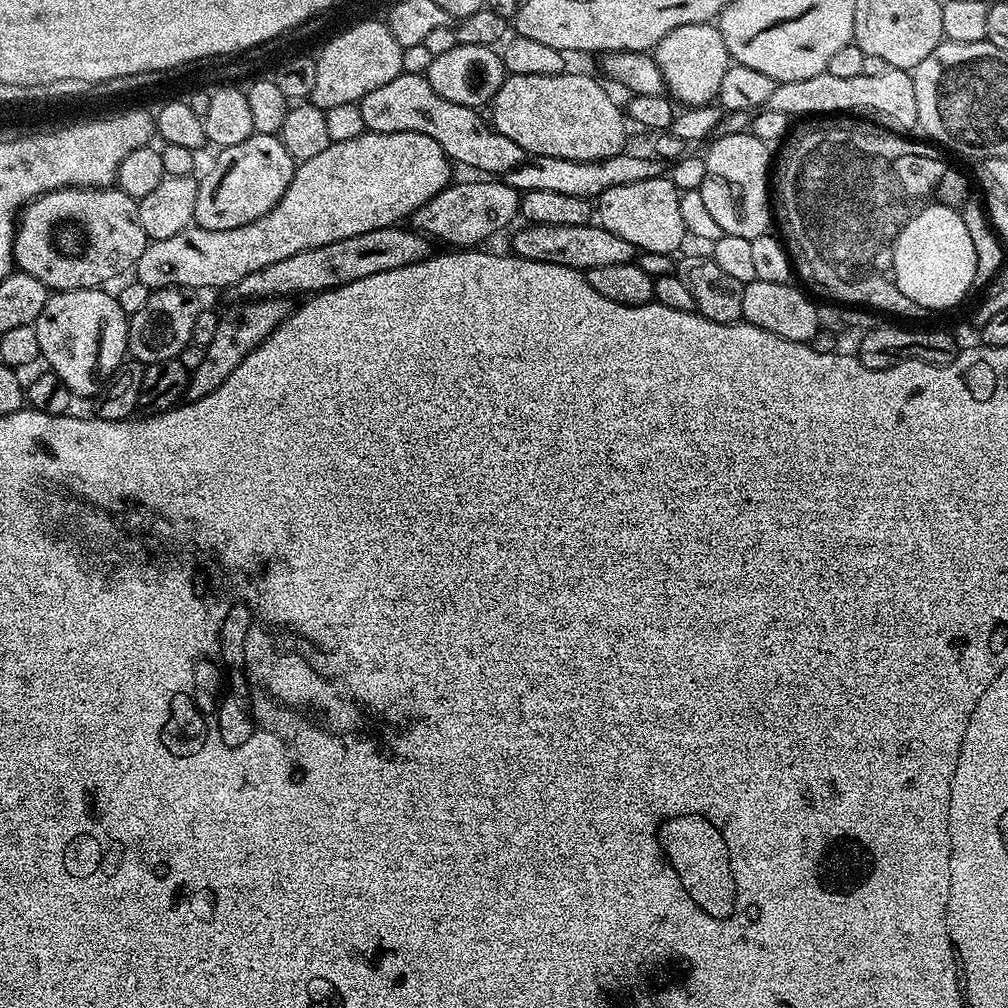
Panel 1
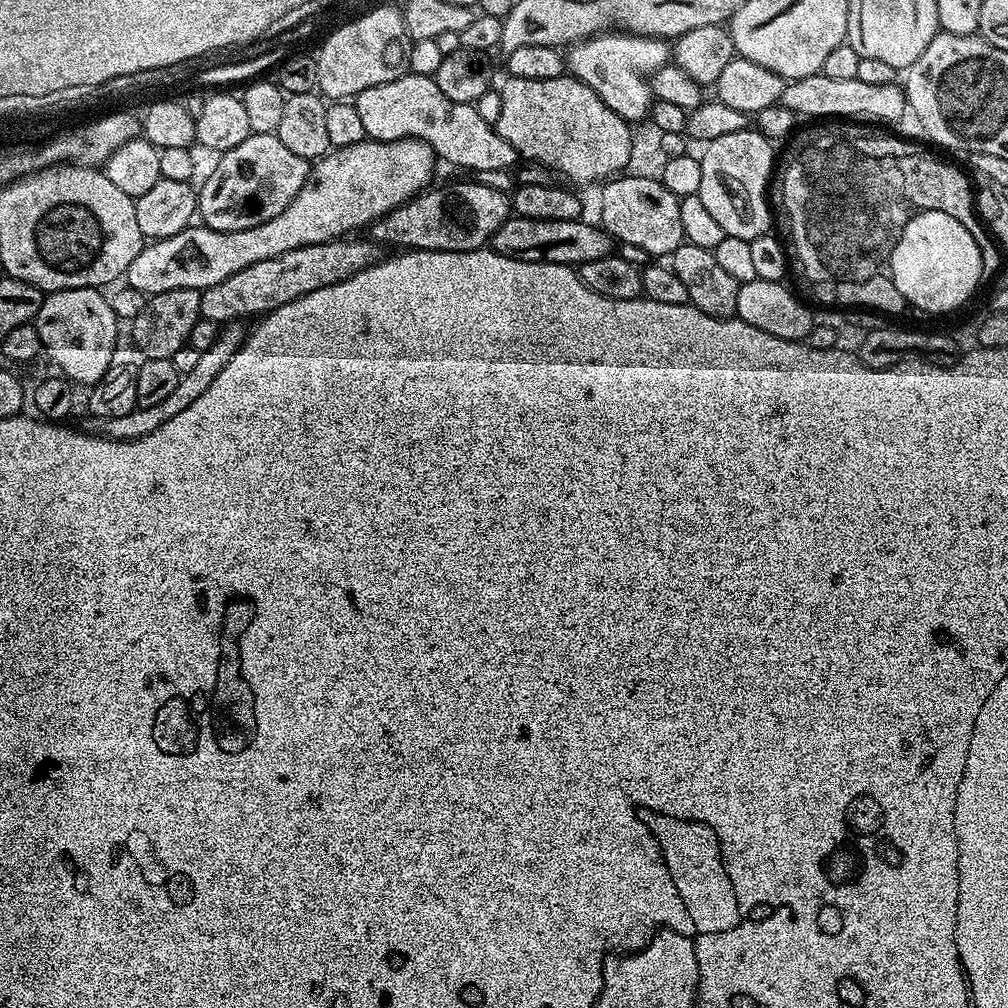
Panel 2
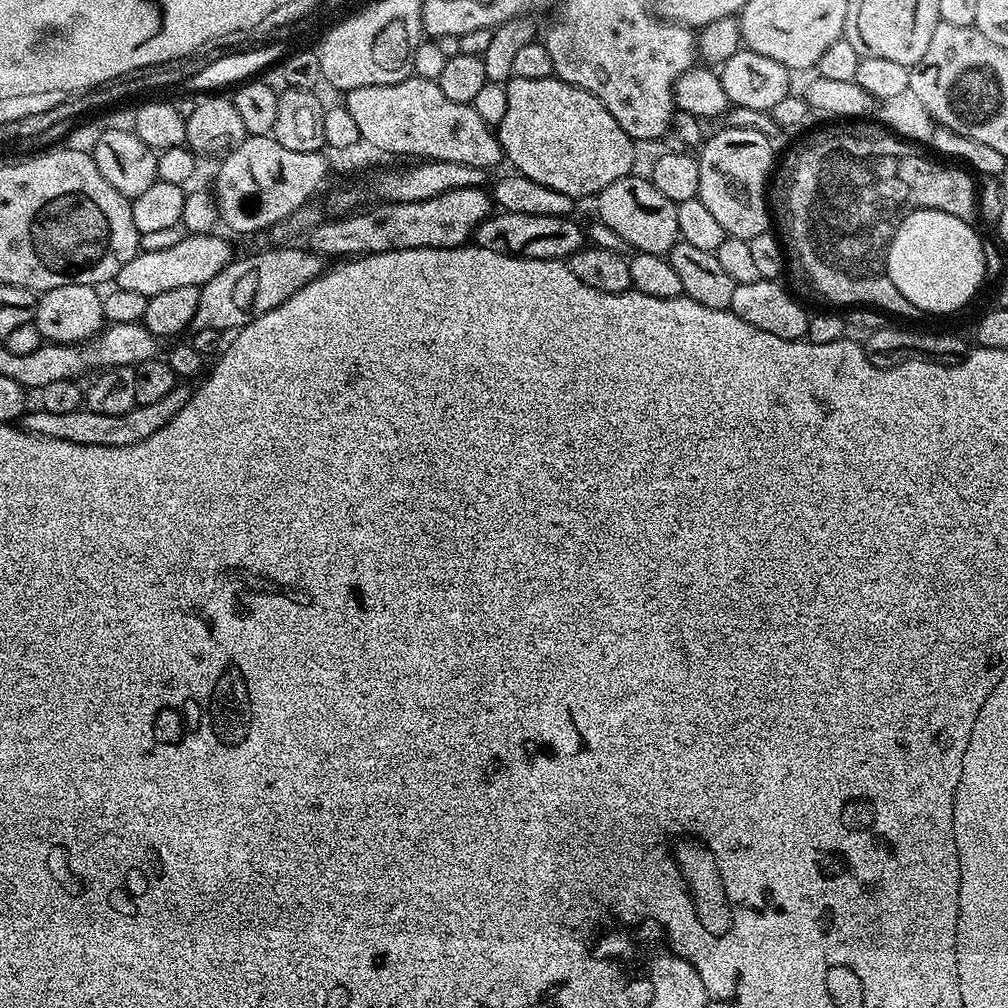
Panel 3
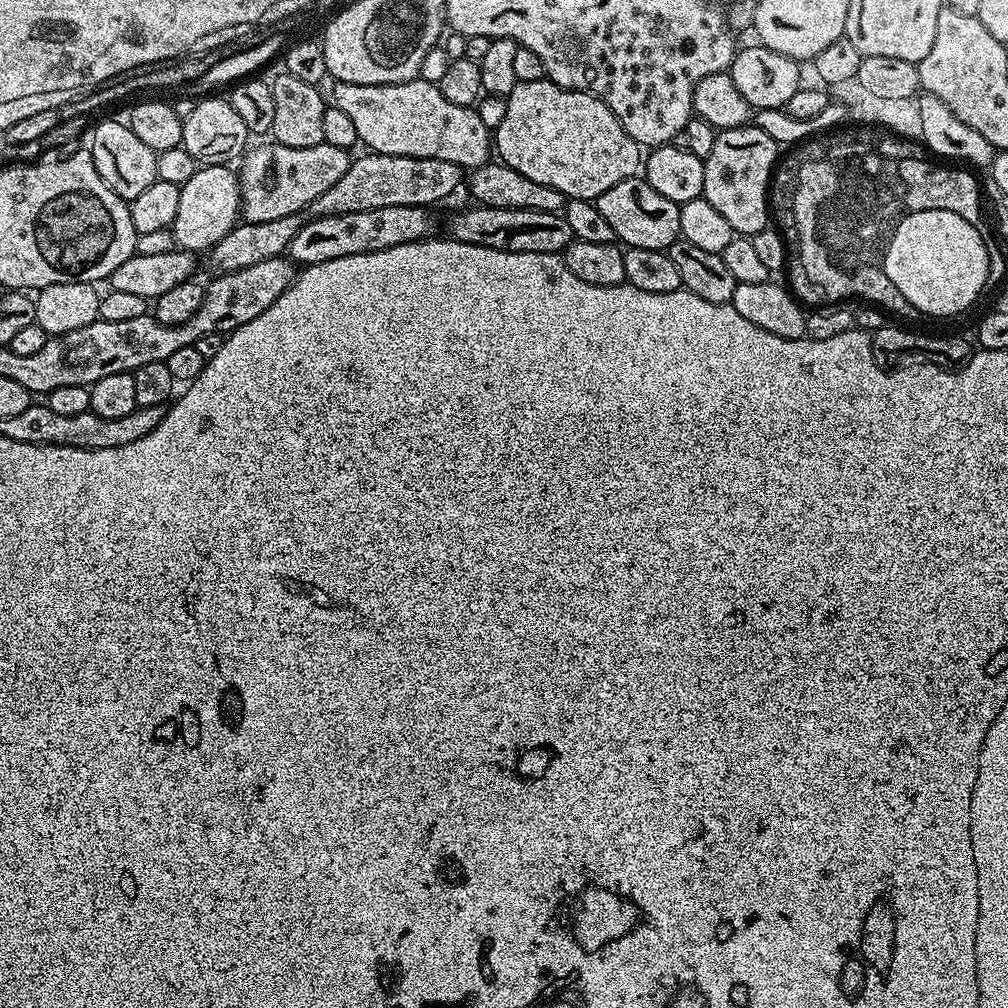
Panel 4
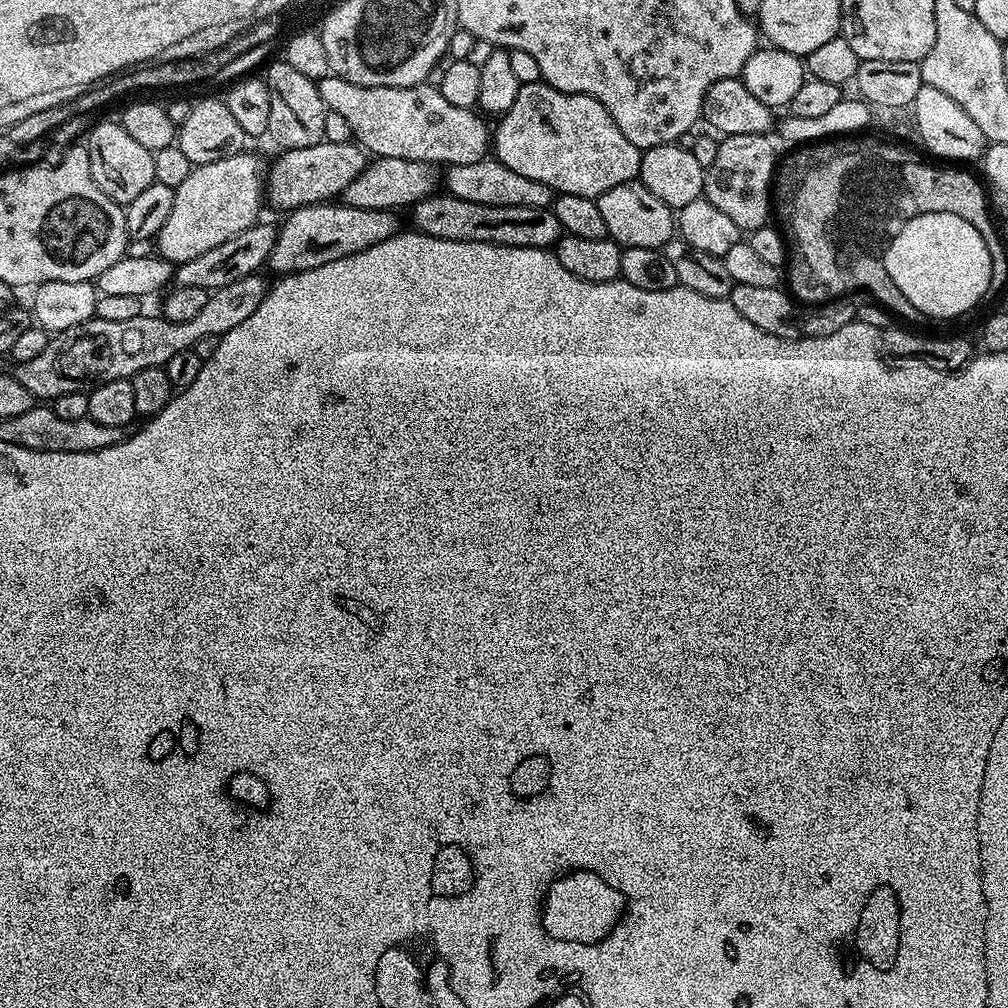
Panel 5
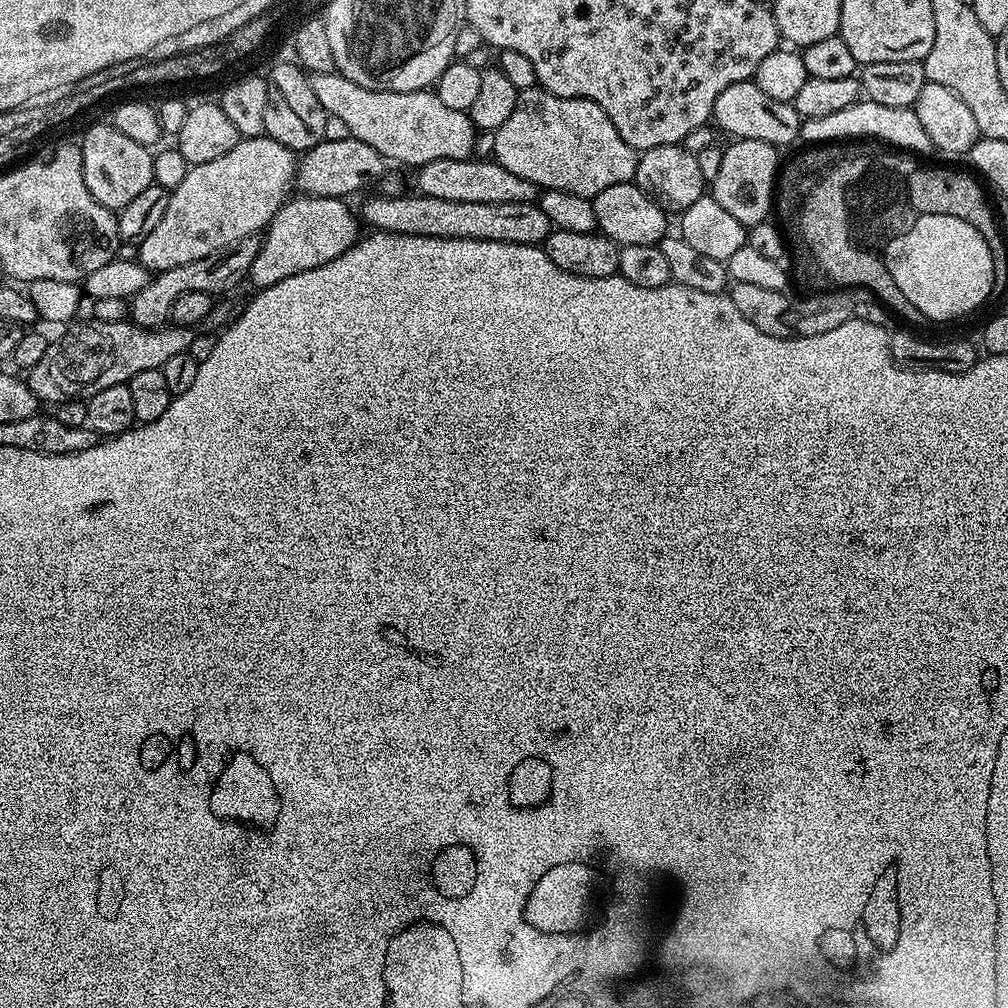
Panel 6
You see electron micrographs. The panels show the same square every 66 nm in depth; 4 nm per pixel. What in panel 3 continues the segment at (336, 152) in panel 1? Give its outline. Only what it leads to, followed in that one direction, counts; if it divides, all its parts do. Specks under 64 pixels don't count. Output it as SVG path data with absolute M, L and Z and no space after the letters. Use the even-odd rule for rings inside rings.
M184 234L181 240L173 242L169 248L152 248L136 253L122 270L118 270L115 287L138 292L143 296L162 294L162 290L174 290L174 286L194 286L210 282L218 270L222 270L234 259L232 248L217 234Z

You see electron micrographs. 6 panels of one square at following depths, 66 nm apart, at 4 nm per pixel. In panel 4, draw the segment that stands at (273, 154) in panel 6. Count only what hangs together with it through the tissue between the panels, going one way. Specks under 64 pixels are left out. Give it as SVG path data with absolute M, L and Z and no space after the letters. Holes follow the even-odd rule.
M223 164L200 166L190 182L180 185L178 214L170 229L177 249L193 254L207 253L230 229L236 227L240 216L240 181L237 173L230 169Z

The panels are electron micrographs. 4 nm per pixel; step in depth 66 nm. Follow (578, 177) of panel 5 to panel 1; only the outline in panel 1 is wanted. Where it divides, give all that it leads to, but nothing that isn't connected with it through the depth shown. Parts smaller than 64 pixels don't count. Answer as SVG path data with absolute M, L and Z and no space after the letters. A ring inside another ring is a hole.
M571 70L553 76L505 75L490 111L492 127L518 142L529 157L550 155L560 159L604 160L623 153L630 139L621 105L619 108L612 101L611 94L598 81Z

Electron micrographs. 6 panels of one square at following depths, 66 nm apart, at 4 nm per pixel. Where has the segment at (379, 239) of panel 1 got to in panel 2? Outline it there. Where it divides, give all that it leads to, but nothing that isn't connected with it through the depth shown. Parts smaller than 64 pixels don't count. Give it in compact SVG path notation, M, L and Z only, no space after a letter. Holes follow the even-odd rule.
M341 238L321 244L298 246L298 250L286 250L286 254L254 262L254 266L246 266L246 270L230 274L230 278L218 282L218 286L210 286L201 291L201 317L205 321L213 320L216 326L243 321L243 316L263 318L278 306L286 306L286 302L294 302L300 296L322 290L322 286L334 286L338 282L346 282L346 278L354 278L354 274L374 266L382 258L381 245L375 240L354 239L358 238Z

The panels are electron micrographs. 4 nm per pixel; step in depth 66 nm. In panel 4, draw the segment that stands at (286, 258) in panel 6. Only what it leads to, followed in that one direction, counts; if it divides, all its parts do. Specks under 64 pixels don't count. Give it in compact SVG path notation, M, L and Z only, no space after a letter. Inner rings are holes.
M378 206L378 210L358 210L358 214L334 214L326 218L311 220L304 224L294 240L290 242L287 255L297 265L307 266L330 262L330 258L346 258L350 254L370 254L374 250L390 250L390 246L402 246L415 240L422 240L433 235L432 216L428 208L418 206Z

